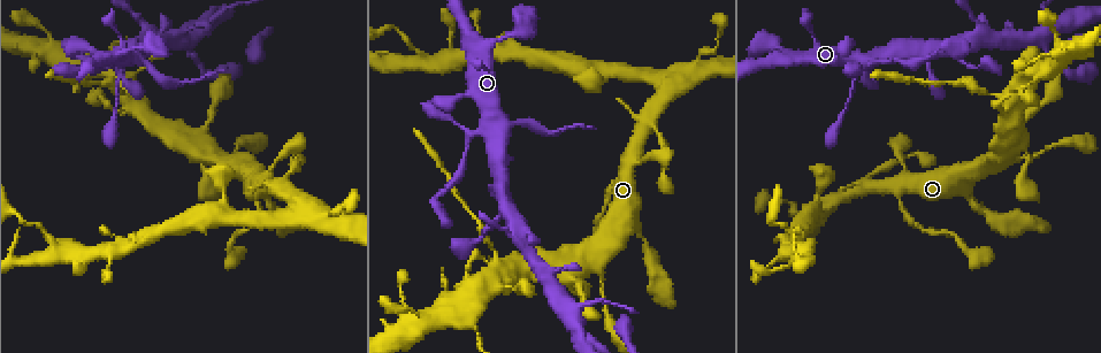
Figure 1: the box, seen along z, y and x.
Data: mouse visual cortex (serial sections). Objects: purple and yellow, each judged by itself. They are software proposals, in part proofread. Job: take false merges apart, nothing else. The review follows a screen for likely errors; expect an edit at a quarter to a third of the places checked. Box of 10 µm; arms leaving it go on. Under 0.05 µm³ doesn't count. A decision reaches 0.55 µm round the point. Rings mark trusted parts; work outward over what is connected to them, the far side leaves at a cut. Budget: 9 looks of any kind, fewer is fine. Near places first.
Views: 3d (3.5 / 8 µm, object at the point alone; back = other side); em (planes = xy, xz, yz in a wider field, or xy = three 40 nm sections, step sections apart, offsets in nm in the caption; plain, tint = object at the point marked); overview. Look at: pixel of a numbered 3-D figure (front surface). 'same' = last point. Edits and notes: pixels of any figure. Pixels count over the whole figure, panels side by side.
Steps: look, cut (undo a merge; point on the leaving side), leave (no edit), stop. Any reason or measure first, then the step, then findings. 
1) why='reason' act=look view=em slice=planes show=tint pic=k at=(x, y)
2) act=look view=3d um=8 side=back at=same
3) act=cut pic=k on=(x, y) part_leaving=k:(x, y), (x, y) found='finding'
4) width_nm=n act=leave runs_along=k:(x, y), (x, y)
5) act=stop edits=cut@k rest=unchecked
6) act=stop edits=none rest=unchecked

why='two arms in line, one across' act=look view=3d um=3.5 pic=1 at=(877, 61)

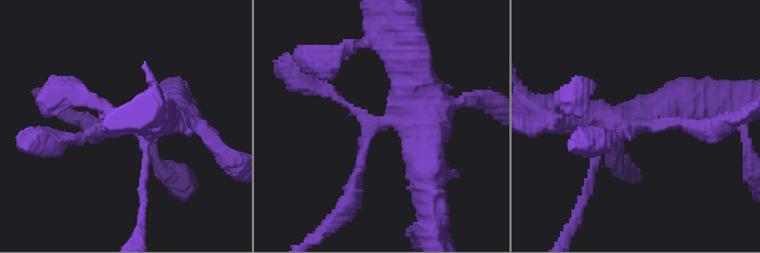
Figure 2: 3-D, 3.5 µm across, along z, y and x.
arms=3 arm_widths_nm=150,200,450 why='need the tissue' act=look view=em slice=xy step=3 show=tint pic=2 at=(643, 127)

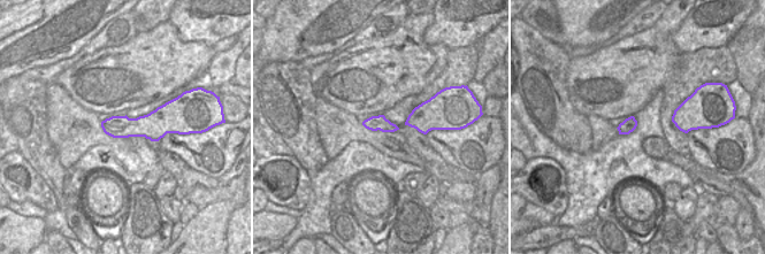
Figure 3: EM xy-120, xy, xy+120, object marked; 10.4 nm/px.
act=look view=em slice=xy step=2 show=tint at=same

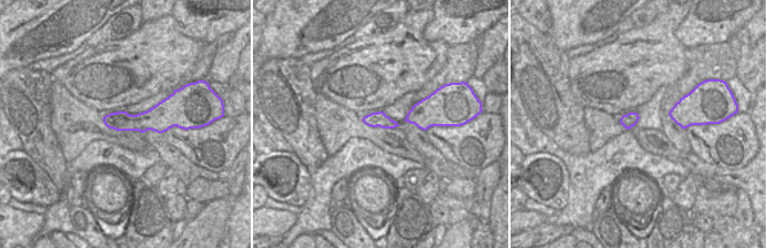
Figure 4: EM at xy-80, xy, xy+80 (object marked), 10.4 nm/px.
act=leave found='continuous, no second cell'

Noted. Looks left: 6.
why='calibre changes' act=look view=3d um=3.5 pic=1 at=(123, 94)

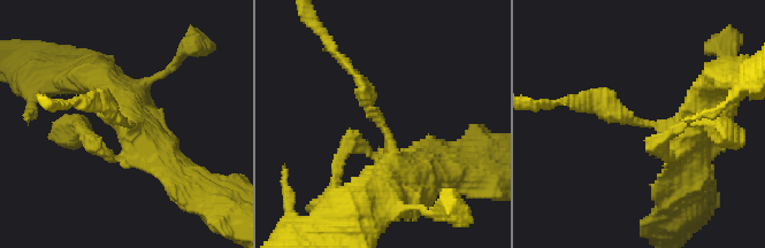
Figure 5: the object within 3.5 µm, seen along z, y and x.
arm_widths_nm=200,400 act=look view=em slice=xy step=2 show=tint pic=5 at=(382, 123)

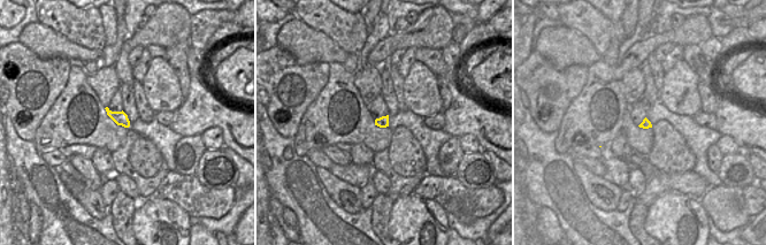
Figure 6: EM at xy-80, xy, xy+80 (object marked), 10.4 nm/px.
act=cut pic=5 on=(614, 107) found='a second cell is stuck on'

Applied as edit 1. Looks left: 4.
why='three arms meet' act=look view=3d um=3.5 side=back pic=1 at=(214, 17)

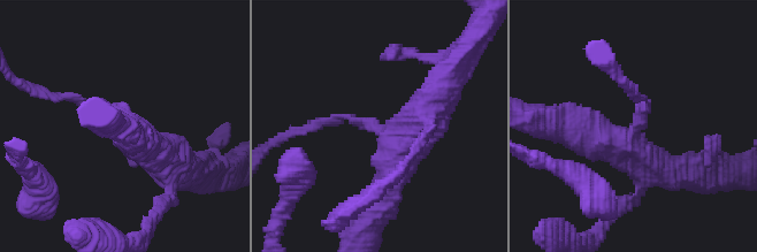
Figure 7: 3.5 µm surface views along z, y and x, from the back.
arms=3 arm_widths_nm=100,500,500 why='need the tissue' act=look view=em slice=xy step=5 show=plain pic=7 at=(635, 127)

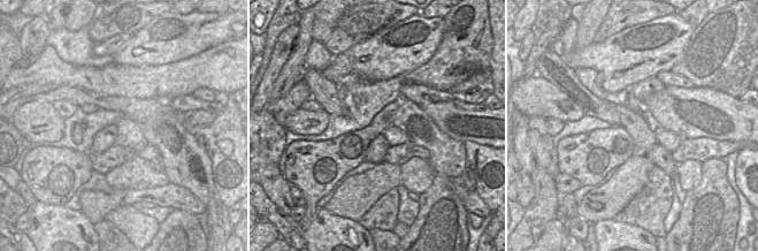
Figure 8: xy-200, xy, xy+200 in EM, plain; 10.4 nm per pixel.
act=look view=em slice=xy step=5 show=tint at=same

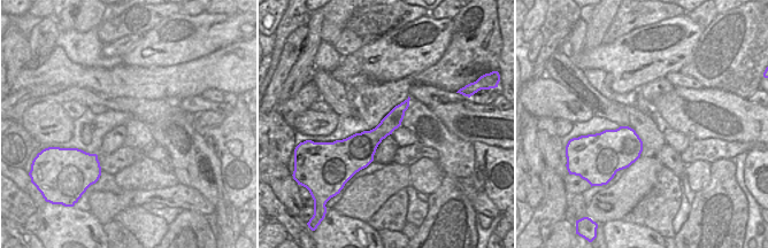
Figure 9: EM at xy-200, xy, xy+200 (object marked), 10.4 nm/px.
act=leave runs_along=7:(174, 170), (86, 99), (58, 96) found='one cell here'

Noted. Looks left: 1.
act=stop edits=cut@5 rest=unchecked

